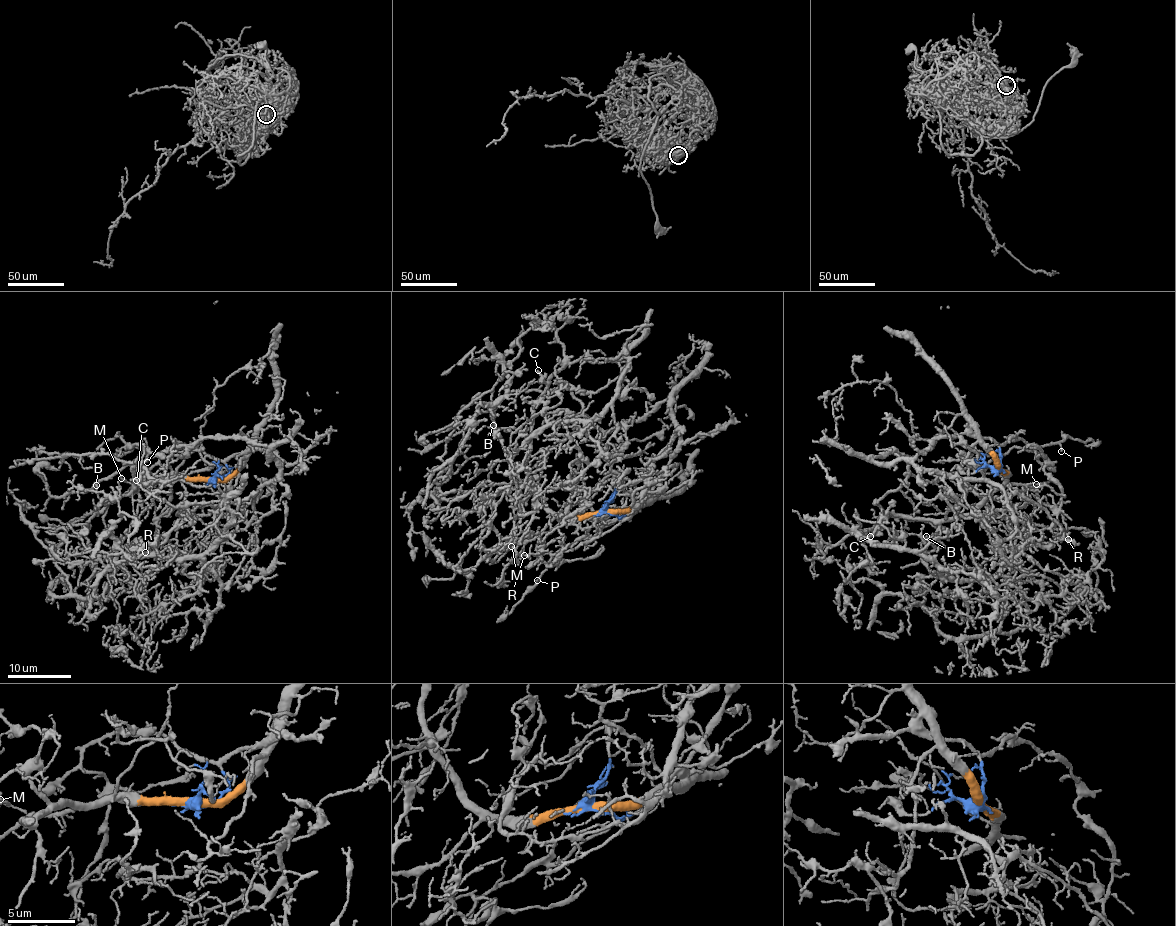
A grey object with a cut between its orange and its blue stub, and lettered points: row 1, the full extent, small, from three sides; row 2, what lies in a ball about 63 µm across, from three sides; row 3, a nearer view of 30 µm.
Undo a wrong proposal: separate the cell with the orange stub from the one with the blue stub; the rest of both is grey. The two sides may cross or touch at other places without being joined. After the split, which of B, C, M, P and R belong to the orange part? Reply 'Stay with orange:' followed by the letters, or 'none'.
Stay with orange: B, C, M

